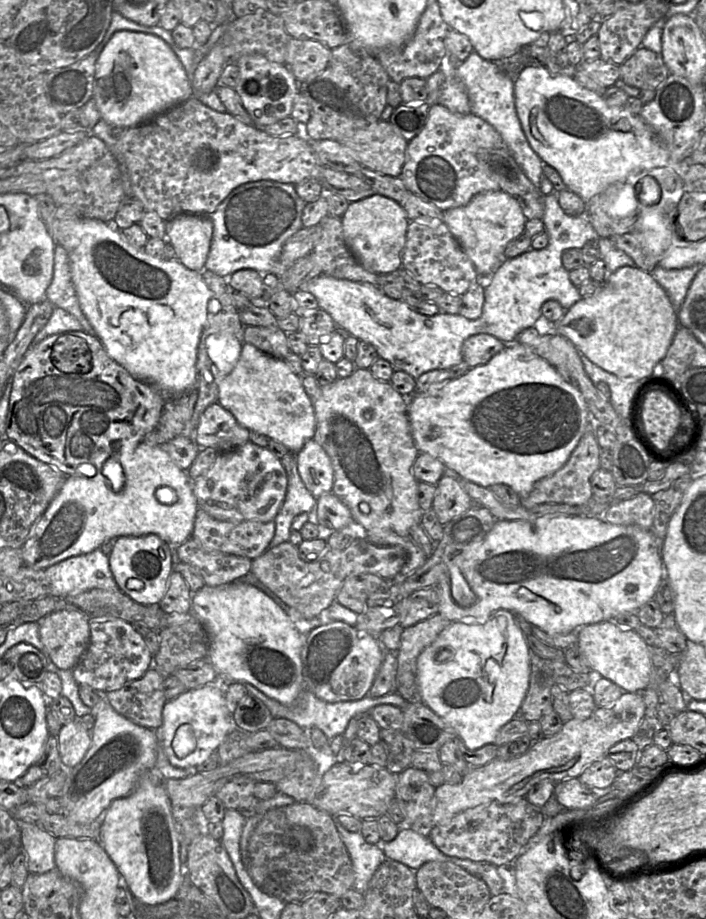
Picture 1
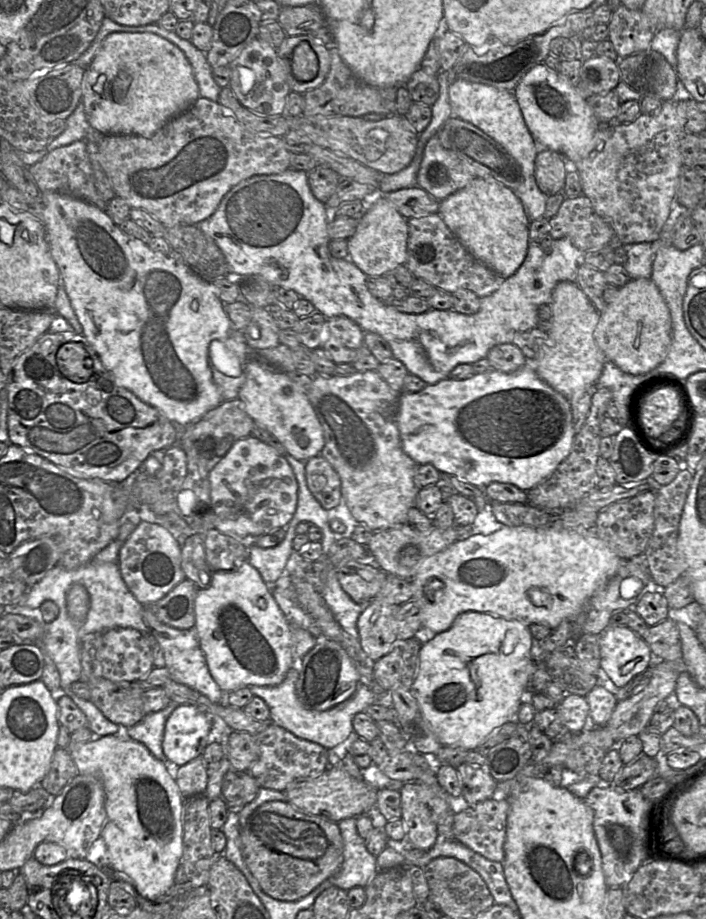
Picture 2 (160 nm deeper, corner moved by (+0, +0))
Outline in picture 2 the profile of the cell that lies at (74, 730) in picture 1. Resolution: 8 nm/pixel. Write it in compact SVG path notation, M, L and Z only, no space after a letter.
M124 734L95 737L86 743L77 744L70 756L80 774L98 775L102 781L106 822L101 836L107 845L112 869L129 876L141 896L156 899L163 895L174 884L183 855L185 800L174 778L174 767L170 762L158 760L144 744Z

